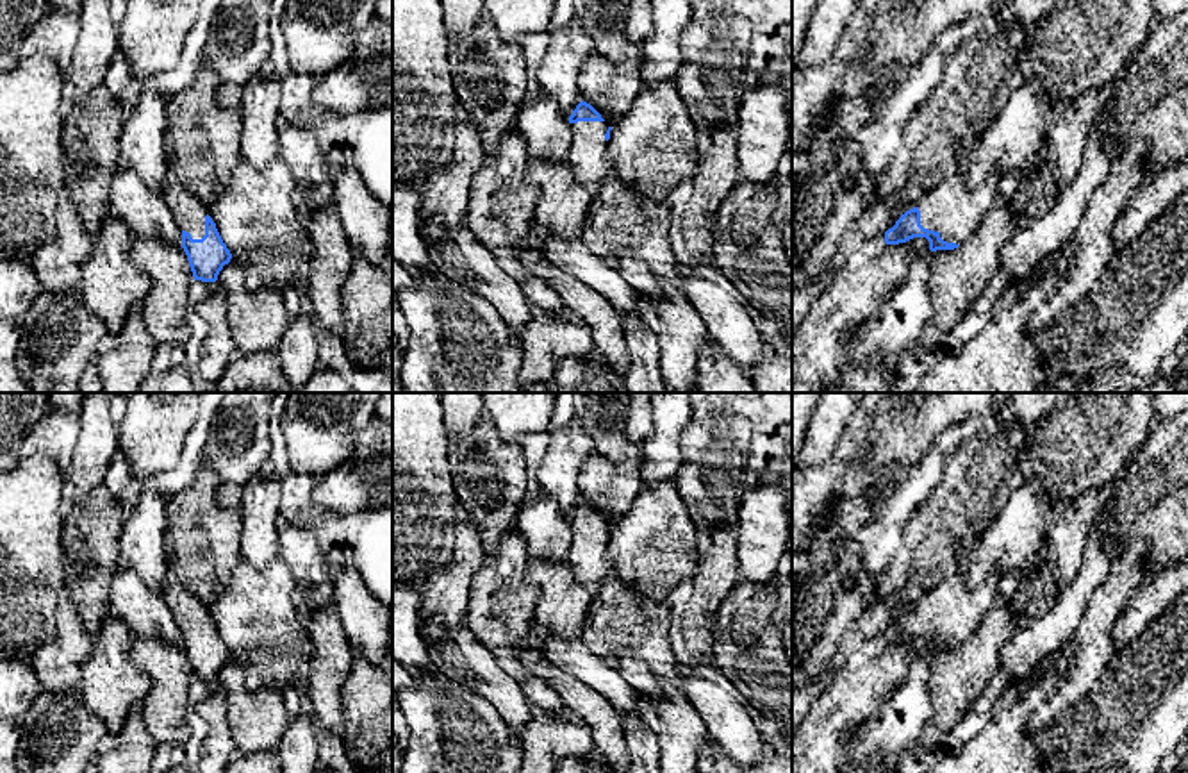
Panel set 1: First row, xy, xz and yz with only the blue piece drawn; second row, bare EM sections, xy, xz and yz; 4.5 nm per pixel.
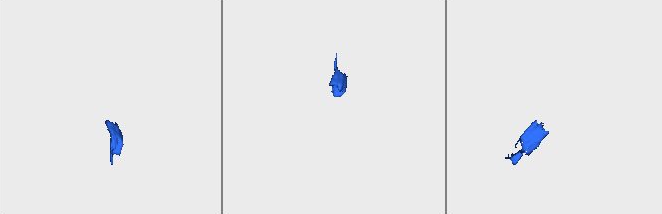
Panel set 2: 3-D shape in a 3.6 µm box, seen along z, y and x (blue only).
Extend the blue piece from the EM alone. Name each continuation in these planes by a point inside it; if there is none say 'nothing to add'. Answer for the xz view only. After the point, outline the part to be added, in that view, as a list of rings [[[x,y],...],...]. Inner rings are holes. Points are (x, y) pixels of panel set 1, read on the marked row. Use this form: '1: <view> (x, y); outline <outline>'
1: xz (587, 156); outline [[[578,121],[571,123],[573,143],[565,155],[573,179],[594,189],[610,175],[608,141],[605,134],[608,130],[606,121]]]

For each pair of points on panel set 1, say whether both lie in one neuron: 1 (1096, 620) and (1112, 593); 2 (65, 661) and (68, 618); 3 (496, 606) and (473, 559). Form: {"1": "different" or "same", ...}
{"1": "same", "2": "same", "3": "different"}

